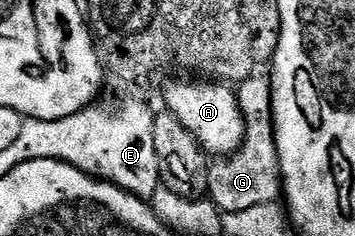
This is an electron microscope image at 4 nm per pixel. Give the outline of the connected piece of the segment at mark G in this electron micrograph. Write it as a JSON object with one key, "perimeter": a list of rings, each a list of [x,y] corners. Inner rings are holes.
{"perimeter":[[[268,77],[244,79],[236,87],[235,95],[245,121],[245,138],[235,153],[214,161],[209,168],[207,198],[219,211],[230,214],[255,208],[255,204],[278,201],[282,193],[281,166],[277,163],[277,142],[273,139],[273,102]]]}

